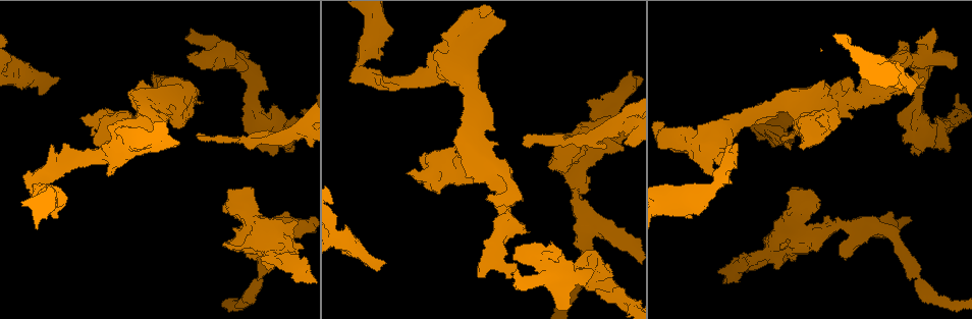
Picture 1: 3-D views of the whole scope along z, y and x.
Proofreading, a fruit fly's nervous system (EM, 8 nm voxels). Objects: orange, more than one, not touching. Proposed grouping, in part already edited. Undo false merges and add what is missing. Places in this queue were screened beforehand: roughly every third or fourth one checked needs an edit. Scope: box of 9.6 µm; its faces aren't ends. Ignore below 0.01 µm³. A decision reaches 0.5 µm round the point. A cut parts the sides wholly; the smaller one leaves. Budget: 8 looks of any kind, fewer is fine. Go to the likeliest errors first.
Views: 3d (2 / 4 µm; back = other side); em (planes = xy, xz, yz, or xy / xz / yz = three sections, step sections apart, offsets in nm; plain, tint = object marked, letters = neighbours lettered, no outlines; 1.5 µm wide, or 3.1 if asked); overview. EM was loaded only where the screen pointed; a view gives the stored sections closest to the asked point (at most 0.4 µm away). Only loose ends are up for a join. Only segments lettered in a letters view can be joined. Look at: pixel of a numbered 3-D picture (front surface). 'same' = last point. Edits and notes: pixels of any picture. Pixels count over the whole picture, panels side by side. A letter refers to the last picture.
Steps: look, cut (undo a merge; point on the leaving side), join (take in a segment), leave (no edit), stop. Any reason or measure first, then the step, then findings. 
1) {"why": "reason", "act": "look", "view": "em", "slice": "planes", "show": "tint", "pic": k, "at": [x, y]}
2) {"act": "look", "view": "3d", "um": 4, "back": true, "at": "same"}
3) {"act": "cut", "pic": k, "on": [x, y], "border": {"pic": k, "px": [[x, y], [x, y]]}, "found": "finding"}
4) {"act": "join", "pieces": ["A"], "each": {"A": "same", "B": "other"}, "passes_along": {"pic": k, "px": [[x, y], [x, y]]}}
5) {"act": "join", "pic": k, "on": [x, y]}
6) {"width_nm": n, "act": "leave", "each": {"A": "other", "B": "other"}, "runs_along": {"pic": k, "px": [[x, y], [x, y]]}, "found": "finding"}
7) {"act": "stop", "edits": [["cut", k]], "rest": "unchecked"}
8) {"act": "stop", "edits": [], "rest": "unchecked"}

{"why": "branch stops here", "act": "look", "view": "3d", "um": 2, "pic": 1, "at": [59, 78]}

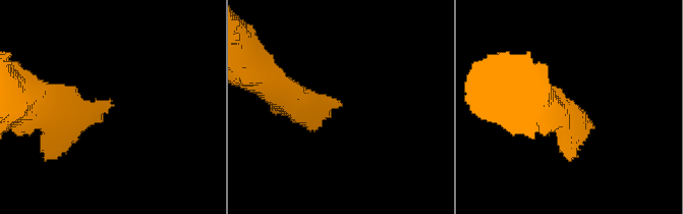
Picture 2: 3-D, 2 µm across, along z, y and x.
{"why": "need the tissue", "act": "look", "view": "em", "slice": "yz", "step": 8, "show": "tint", "pic": 2, "at": [569, 107]}

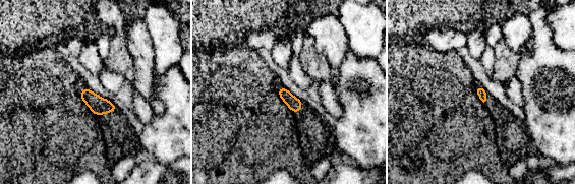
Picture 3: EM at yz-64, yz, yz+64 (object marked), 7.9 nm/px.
{"act": "look", "view": "em", "slice": "yz", "step": 8, "show": "letters", "at": "same"}

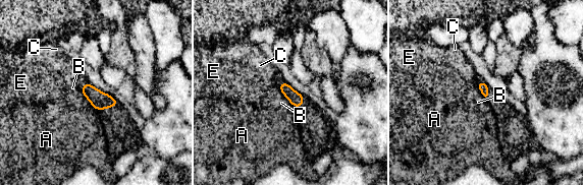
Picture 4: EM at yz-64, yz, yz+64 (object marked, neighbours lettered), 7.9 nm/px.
{"act": "leave", "each": {"A": "other", "B": "other", "C": "other", "E": "other"}, "found": "no lettered segment goes on from it"}

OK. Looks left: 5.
{"why": "looks like a crossing", "act": "look", "view": "em", "slice": "planes", "show": "letters", "pic": 1, "at": [859, 228]}

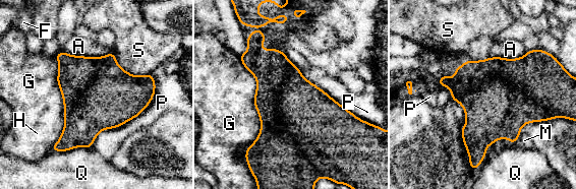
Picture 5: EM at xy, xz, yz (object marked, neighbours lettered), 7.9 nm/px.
{"longest_contact_nm": ["G", 750], "act": "leave", "each": {"A": "other", "F": "other", "G": "other", "H": "other", "M": "other", "P": "other", "Q": "other", "S": "other"}, "border": {"pic": 5, "px": [[113, 51], [128, 72], [151, 74]]}, "found": "all the same neuron"}

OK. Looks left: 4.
{"why": "arms part here", "act": "look", "view": "3d", "um": 2, "pic": 1, "at": [733, 157]}

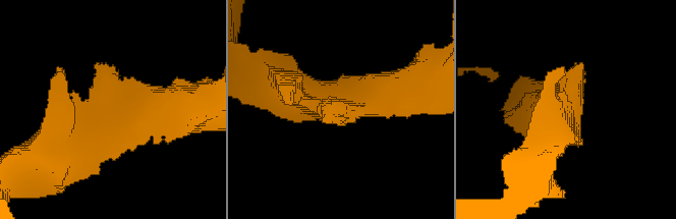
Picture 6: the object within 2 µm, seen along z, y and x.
{"why": "now the EM", "act": "look", "view": "em", "slice": "planes", "show": "letters", "pic": 6, "at": [567, 102]}

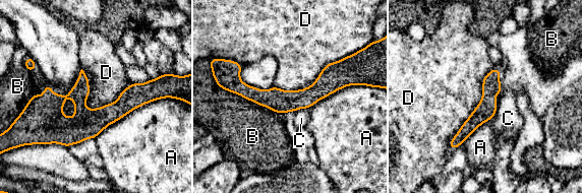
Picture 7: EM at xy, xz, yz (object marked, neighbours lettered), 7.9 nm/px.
{"act": "leave", "each": {"A": "other", "B": "other", "C": "other", "D": "other"}, "runs_along": {"pic": 7, "px": [[144, 87], [89, 123], [26, 114]]}, "found": "all the same neuron"}

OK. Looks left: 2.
{"why": "thick turns thin", "act": "look", "view": "em", "slice": "planes", "show": "letters", "pic": 1, "at": [588, 137]}

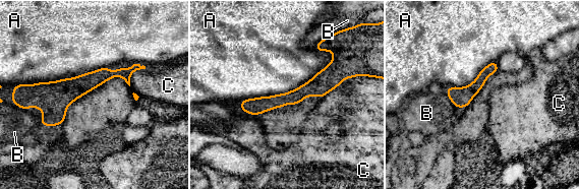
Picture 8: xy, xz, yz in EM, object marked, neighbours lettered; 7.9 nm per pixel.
{"act": "leave", "each": {"A": "other", "B": "other", "C": "other"}, "border": {"pic": 8, "px": [[334, 54], [296, 87], [242, 100]]}, "found": "one neuron here"}

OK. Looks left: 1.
{"act": "stop", "edits": [], "rest": "unchecked"}

